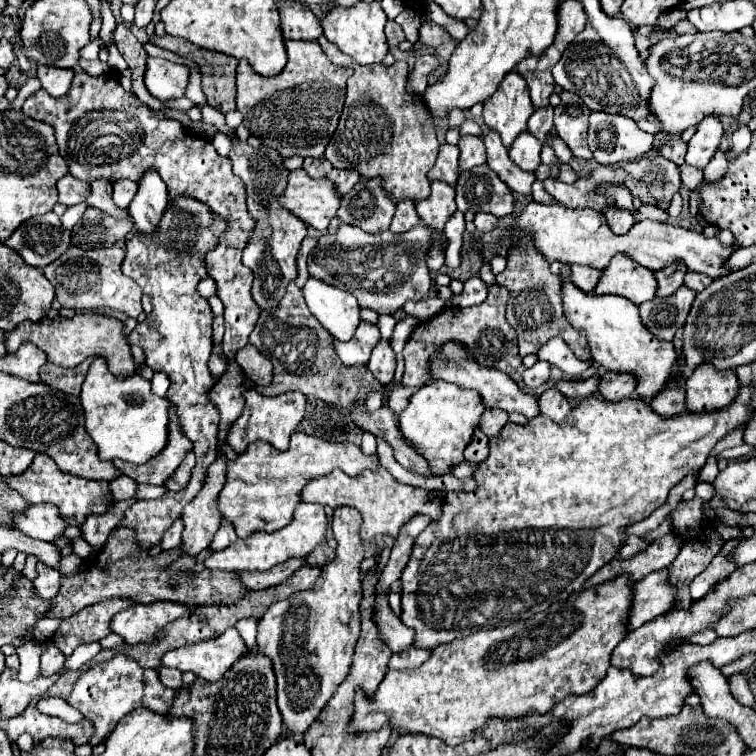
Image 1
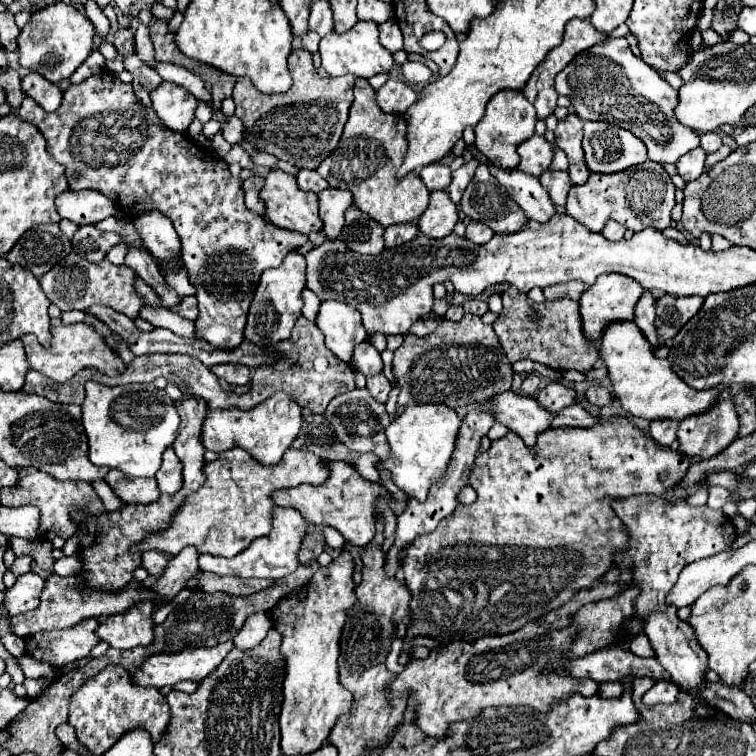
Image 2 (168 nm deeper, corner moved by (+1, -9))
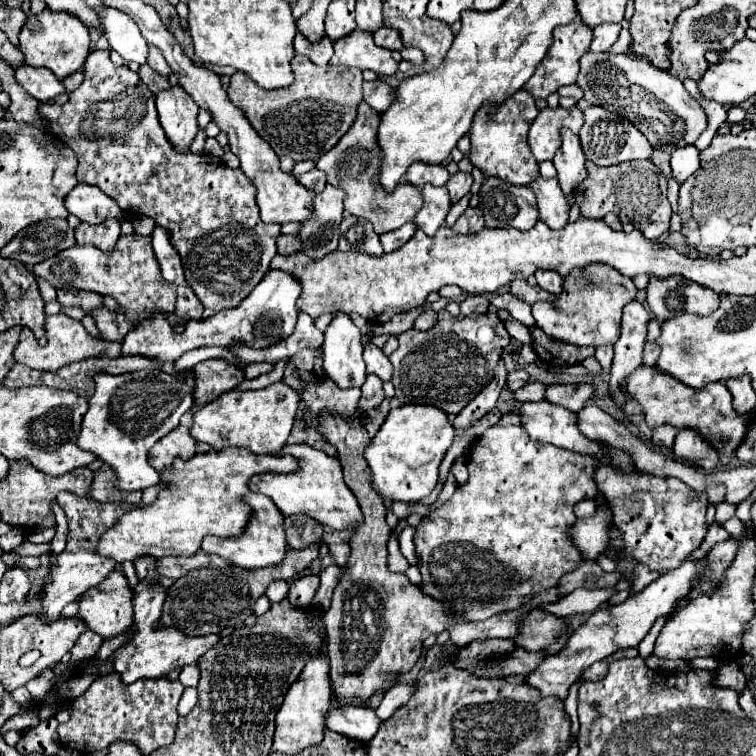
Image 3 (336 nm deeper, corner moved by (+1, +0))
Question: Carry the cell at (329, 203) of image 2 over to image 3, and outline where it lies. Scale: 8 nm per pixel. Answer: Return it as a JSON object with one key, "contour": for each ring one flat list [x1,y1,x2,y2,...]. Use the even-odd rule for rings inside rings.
{"contour":[[326,184,324,192,316,194,314,214,302,224,298,236,302,238,302,252,310,258,322,258,338,248,340,222,344,212,344,192]]}

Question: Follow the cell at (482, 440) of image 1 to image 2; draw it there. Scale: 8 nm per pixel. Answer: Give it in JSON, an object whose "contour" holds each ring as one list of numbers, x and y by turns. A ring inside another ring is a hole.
{"contour":[[476,405,474,409,470,409,466,413,466,417,462,419,462,425,460,425,460,431,458,431,458,437,456,437,456,447,454,447,454,455,450,457,450,465,448,465,448,471,444,473,444,477,440,481,436,481,432,487,430,487,430,493,428,493,428,499,424,503,420,501,414,501,410,499,408,501,408,507,404,509,404,513,398,517,398,529,396,529,396,543,394,547,388,551,388,559,386,559,386,571,388,575,394,575,400,567,396,555,398,551,402,549,404,543,412,541,414,537,422,535,422,533,430,533,438,527,438,523,448,517,456,505,458,505,458,491,462,485,468,483,470,479,470,469,474,467,474,459,476,459,476,451,480,447,480,439,490,431,490,427,496,423,494,419,494,413,490,411,490,405]]}

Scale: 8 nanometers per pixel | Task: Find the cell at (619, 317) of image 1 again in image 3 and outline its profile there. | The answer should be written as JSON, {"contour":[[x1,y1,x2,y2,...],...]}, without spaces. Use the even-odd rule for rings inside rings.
{"contour":[[638,366,626,378,626,392,642,406,646,424,650,428,660,424,672,424,676,428,696,428,720,454,720,462,726,466,746,434,746,424,754,414,740,416,732,408,732,394,722,382,708,384,702,390,690,388,670,374,662,372,658,366]]}

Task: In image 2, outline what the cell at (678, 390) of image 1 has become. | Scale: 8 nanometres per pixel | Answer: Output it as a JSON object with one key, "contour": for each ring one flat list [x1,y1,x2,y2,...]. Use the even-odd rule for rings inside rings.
{"contour":[[652,421,650,423,650,437,662,447,670,447,676,441,678,423,676,421]]}

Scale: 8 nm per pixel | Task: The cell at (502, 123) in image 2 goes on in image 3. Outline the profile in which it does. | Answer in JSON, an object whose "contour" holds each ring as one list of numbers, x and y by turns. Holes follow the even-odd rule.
{"contour":[[522,88,514,96,508,96,502,104,490,104,486,102,474,116,474,124,470,130,470,162,478,166,482,172,502,178,504,182,528,186,534,178,538,178,538,162,534,166,534,156,528,148,526,136,528,128,538,116,534,98]]}

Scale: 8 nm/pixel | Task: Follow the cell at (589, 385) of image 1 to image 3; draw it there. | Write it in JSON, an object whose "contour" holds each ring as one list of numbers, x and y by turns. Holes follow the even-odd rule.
{"contour":[[528,382,524,388,516,392,516,400,520,402,542,402,546,394,546,384,542,382]]}

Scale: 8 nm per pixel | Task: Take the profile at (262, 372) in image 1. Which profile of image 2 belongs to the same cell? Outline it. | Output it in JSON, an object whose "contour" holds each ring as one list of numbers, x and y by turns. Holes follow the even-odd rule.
{"contour":[[214,365,210,371,218,377,228,381,230,385,248,385,250,383,250,369,246,365]]}

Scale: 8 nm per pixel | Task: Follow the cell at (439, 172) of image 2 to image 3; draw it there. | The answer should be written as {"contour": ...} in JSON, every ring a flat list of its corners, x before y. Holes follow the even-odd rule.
{"contour":[[414,162,408,172,406,172,406,180,418,188,422,188,424,184,434,184,434,186,444,186,448,182,448,170,442,164,422,164,422,162]]}

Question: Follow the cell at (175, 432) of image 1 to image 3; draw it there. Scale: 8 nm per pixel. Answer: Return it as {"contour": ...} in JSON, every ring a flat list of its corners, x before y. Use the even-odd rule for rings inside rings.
{"contour":[[104,464,96,474,94,474,94,484,92,490,88,494,90,498,98,500,98,502,128,502,128,504,138,504,142,500,142,492,126,492,120,490,116,486,116,476,114,470,108,468,108,464]]}

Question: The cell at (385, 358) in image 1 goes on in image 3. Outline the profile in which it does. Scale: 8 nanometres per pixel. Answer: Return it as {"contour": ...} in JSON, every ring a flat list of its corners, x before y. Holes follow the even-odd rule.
{"contour":[[368,374,366,382,362,384,362,400,360,400,360,410,370,410,380,406,380,402,384,400,384,390,382,390,382,380,378,380,378,376]]}

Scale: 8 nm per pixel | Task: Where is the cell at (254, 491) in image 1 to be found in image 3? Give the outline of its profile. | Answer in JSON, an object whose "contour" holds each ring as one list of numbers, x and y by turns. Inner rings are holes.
{"contour":[[226,448,226,450,210,450,206,454,196,454,192,460,176,460,172,472,164,472,162,482,172,484,170,488,158,492,158,498,148,504,146,508,136,508,126,512,114,524,114,528,106,530,104,536,100,538,98,544,98,554,114,558,118,564,124,560,134,560,142,554,150,554,154,558,164,558,164,556,194,556,194,552,200,550,202,538,208,534,220,536,220,538,236,538,242,536,246,530,246,524,250,516,254,514,252,508,244,502,244,496,250,492,250,476,256,474,266,474,266,472,294,472,298,468,298,462,294,456,258,456,246,448]]}

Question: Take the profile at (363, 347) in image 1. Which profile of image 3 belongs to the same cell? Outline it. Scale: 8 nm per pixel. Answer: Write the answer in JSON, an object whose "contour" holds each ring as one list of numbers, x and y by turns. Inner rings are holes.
{"contour":[[368,342,364,346,364,362,366,362,366,372,368,374,380,376,384,382,392,378,392,364,390,364,388,356,382,352,382,348,374,346,372,342]]}

